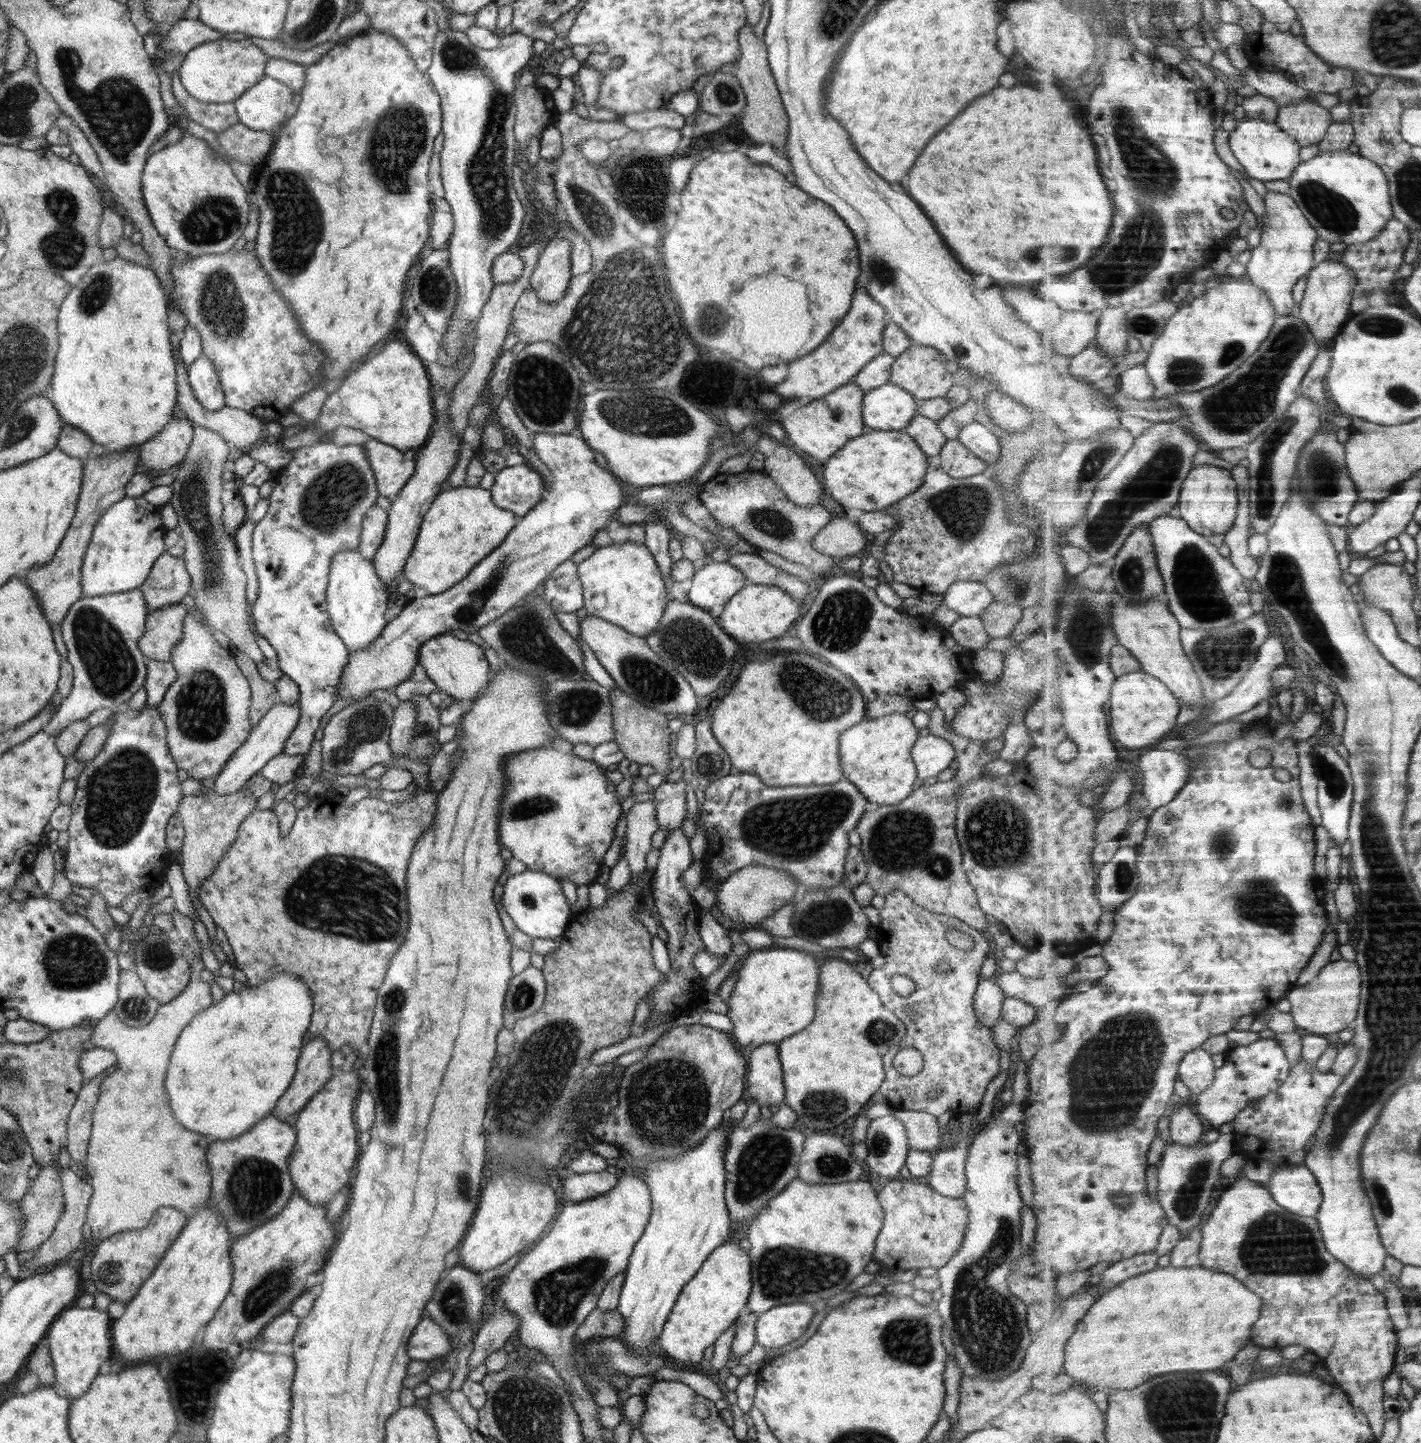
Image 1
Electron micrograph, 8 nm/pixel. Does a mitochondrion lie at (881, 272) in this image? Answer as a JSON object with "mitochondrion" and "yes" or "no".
{"mitochondrion":"yes"}

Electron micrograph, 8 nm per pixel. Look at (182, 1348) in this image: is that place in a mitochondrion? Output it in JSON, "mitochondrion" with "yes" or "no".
{"mitochondrion":"no"}

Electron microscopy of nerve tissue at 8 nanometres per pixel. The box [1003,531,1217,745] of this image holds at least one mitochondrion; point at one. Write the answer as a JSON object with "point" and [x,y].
{"point":[1083,636]}

